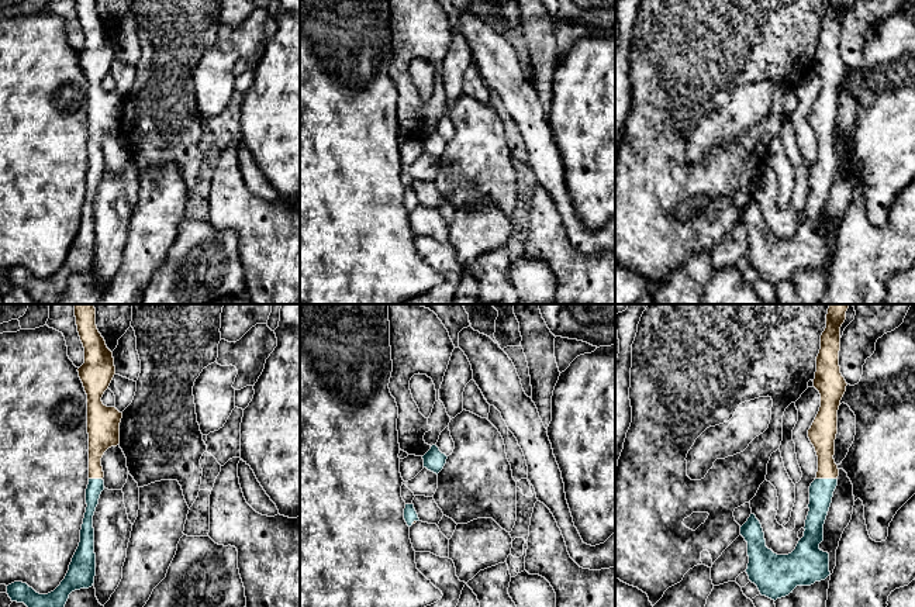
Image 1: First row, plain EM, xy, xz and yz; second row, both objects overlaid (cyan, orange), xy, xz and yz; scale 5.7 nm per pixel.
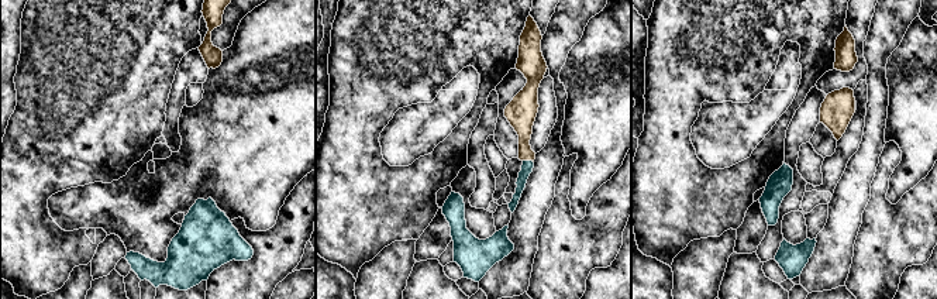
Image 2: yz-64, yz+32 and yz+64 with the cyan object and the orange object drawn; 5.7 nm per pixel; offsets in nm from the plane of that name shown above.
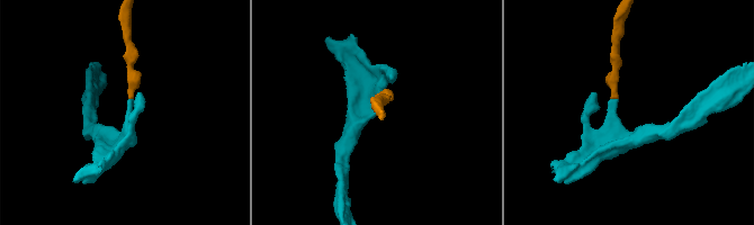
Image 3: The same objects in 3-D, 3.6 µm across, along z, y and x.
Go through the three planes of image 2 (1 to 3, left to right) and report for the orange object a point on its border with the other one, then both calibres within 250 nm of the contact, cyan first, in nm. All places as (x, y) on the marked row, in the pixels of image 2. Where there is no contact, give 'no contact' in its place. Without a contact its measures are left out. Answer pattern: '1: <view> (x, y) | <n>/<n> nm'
1: no contact
2: yz+32 (529, 161) | 70/150 nm
3: no contact

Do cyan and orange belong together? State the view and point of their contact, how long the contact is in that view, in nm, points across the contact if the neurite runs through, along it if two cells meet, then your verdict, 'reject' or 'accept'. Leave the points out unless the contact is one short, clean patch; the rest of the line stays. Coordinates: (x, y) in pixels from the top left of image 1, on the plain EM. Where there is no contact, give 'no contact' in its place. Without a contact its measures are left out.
contact yz (827, 164); length 130 nm; accept

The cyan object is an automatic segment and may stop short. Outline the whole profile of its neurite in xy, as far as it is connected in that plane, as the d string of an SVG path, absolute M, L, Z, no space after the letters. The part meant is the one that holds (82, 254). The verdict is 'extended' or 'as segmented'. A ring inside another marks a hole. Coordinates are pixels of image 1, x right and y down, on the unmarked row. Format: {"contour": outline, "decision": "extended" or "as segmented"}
{"contour": "M75 0L77 17L84 32L84 48L77 54L87 79L89 118L89 169L86 173L86 197L80 214L80 227L61 269L48 279L39 279L27 268L14 266L7 270L11 286L24 287L37 304L56 304L65 294L69 279L89 273L96 261L93 200L104 175L101 142L104 137L120 128L122 97L103 89L101 82L114 59L113 37L97 14L96 0Z", "decision": "extended"}

